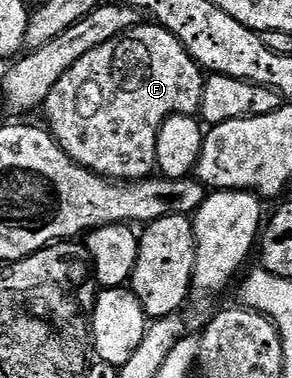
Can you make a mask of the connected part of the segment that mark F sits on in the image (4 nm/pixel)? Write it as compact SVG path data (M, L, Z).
M141 24L134 26L127 34L121 34L120 37L110 40L90 52L86 52L86 54L72 65L71 68L64 73L62 78L54 84L50 96L44 101L42 107L42 114L48 117L48 123L46 123L47 129L50 131L52 137L55 138L57 144L59 144L80 166L84 166L87 170L92 170L96 174L100 174L102 177L109 180L143 180L149 177L149 175L153 173L156 164L156 137L160 131L161 124L164 123L164 119L170 114L195 115L200 108L205 79L201 66L189 56L184 45L182 45L170 31L165 30L164 27L159 24L151 25L152 26Z

